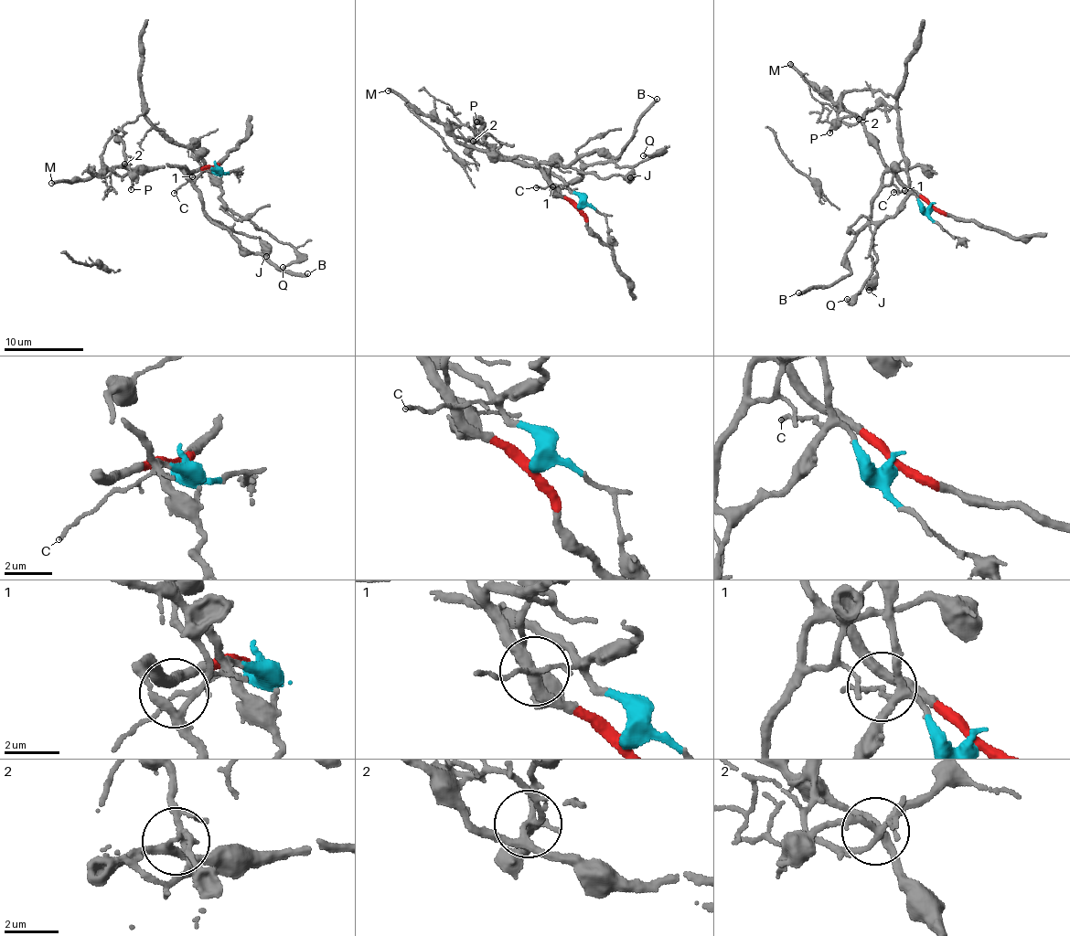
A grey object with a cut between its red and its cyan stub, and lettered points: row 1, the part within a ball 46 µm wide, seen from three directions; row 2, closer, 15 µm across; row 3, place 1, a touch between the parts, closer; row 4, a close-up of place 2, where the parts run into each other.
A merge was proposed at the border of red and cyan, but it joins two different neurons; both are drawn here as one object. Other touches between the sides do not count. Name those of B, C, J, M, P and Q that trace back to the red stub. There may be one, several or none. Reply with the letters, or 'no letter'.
B, J, M, P

